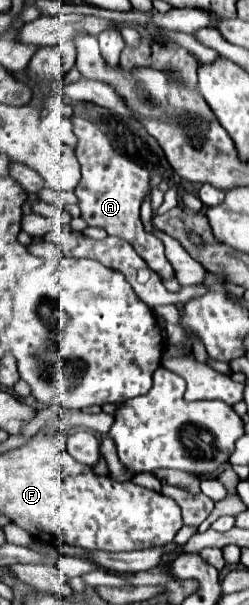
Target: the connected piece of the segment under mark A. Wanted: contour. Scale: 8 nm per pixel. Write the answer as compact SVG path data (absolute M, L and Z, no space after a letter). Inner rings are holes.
M74 118L74 134L78 138L76 144L76 158L82 166L82 180L74 188L74 194L80 198L78 206L82 212L82 218L88 222L88 226L98 226L108 232L108 236L120 236L126 242L134 246L140 258L146 260L146 264L158 272L162 280L174 278L172 264L164 256L164 244L160 238L148 234L140 222L140 204L150 190L150 174L136 162L128 160L120 152L116 152L110 144L110 140L88 120Z

